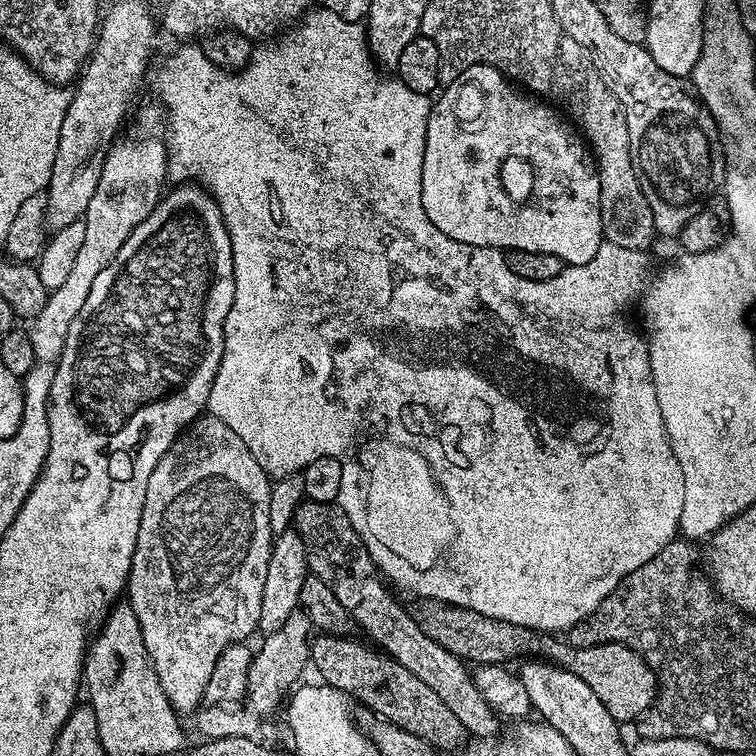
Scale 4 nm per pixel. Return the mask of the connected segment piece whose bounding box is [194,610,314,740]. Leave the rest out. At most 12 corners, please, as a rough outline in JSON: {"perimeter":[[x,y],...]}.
{"perimeter":[[297,610],[263,637],[239,706],[195,713],[204,740],[255,737],[309,667]]}

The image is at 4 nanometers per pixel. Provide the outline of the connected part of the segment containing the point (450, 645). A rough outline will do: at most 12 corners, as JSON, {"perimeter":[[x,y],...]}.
{"perimeter":[[421,604],[422,634],[469,665],[547,660],[617,722],[655,705],[656,674],[625,645],[559,635],[462,606]]}

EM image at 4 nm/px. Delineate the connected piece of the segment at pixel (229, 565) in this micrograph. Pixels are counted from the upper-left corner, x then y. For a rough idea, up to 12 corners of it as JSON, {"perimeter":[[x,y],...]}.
{"perimeter":[[218,418],[146,485],[127,603],[178,714],[260,627],[272,484]]}

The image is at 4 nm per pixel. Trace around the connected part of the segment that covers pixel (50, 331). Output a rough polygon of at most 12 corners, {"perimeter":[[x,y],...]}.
{"perimeter":[[166,114],[109,147],[86,239],[26,331],[55,364],[94,278],[154,210],[168,174]]}

